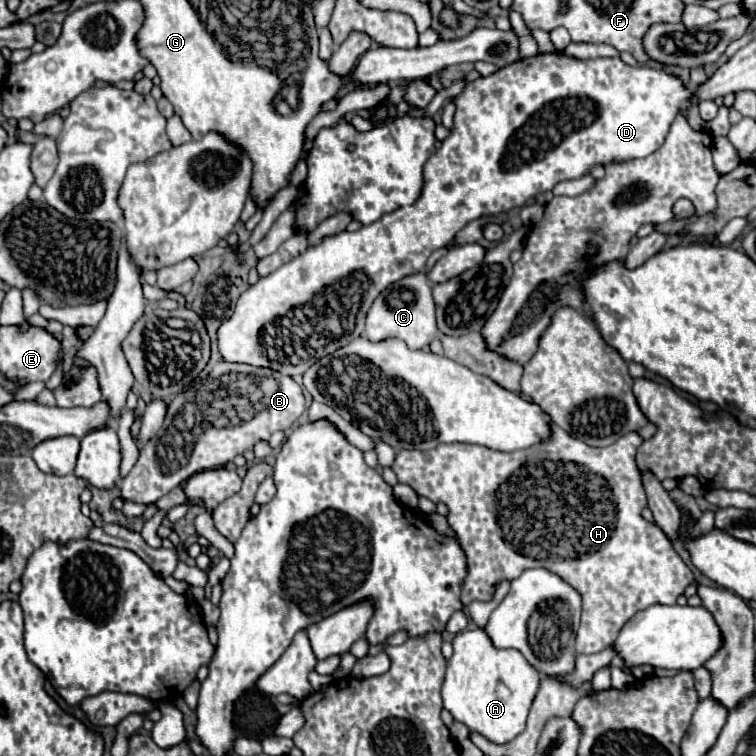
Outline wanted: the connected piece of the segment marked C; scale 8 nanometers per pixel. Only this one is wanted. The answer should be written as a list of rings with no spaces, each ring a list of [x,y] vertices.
[[[411,274],[391,284],[387,290],[379,294],[379,298],[373,302],[367,314],[365,338],[371,342],[397,338],[397,340],[403,340],[411,350],[423,350],[437,336],[439,336],[439,330],[435,324],[435,304],[431,296],[431,284],[425,274]]]

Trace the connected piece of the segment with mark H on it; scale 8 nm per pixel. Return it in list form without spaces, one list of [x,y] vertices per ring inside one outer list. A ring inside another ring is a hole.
[[[553,426],[553,436],[547,442],[535,444],[527,450],[497,452],[491,448],[475,448],[471,444],[441,444],[435,450],[425,450],[425,452],[399,450],[391,468],[397,474],[399,482],[409,484],[419,496],[425,496],[431,502],[447,504],[447,508],[449,508],[447,520],[449,520],[451,528],[457,532],[459,546],[463,546],[463,552],[467,558],[467,578],[463,580],[463,586],[461,586],[463,606],[467,606],[473,600],[491,600],[495,586],[501,580],[513,580],[527,568],[543,566],[543,568],[559,574],[561,578],[565,578],[583,596],[583,614],[581,614],[581,626],[577,630],[575,650],[577,650],[577,654],[595,654],[595,652],[603,650],[605,646],[609,646],[615,640],[615,634],[619,634],[619,630],[625,626],[625,622],[631,620],[639,610],[645,610],[647,606],[653,606],[653,604],[675,604],[677,598],[685,592],[685,588],[695,580],[693,572],[673,550],[673,546],[671,546],[669,538],[663,534],[663,530],[659,530],[659,526],[655,526],[653,522],[647,522],[641,518],[641,510],[647,506],[647,496],[645,496],[643,484],[641,484],[641,474],[637,472],[637,464],[635,464],[635,452],[641,446],[641,442],[643,442],[643,438],[637,432],[631,432],[631,434],[625,434],[623,438],[619,438],[611,446],[595,448],[595,446],[587,446],[585,442],[579,442],[577,438],[571,438],[563,428]]]

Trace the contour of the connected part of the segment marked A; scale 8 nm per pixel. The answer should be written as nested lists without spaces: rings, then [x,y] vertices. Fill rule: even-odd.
[[[483,628],[463,630],[453,638],[453,656],[447,662],[441,690],[443,706],[471,732],[479,732],[491,742],[505,744],[523,732],[539,680],[541,674],[519,650],[495,648]]]

